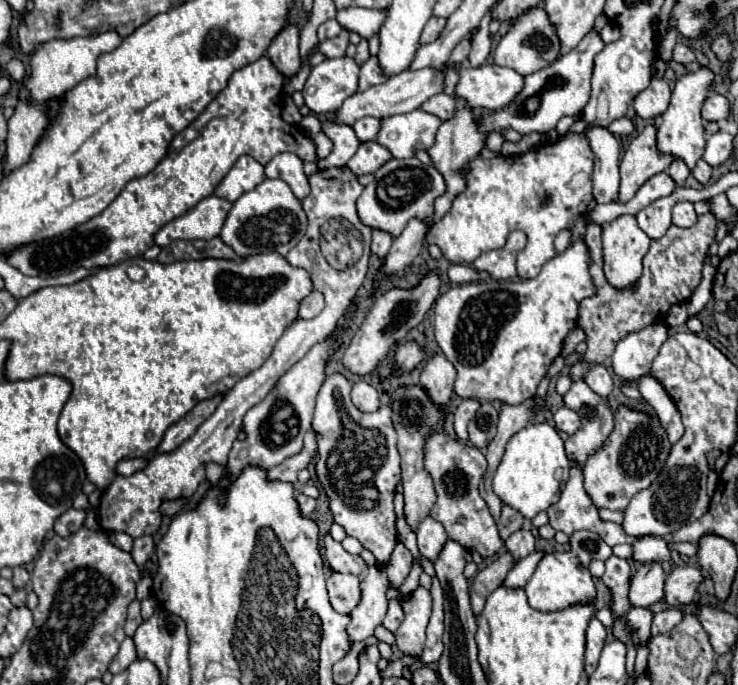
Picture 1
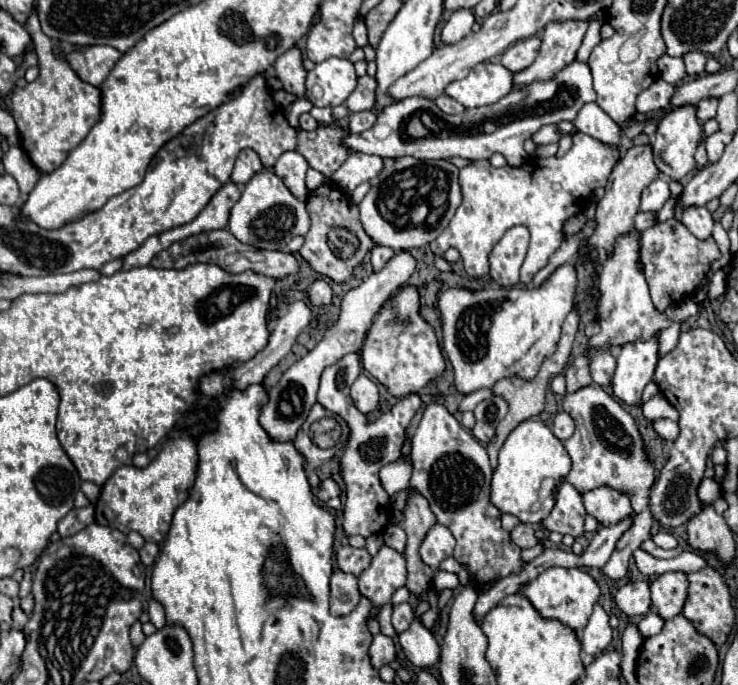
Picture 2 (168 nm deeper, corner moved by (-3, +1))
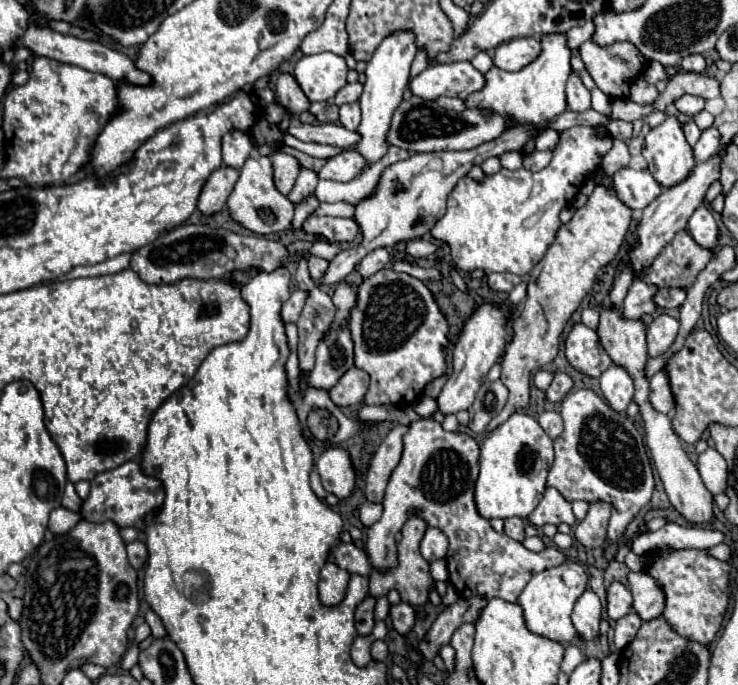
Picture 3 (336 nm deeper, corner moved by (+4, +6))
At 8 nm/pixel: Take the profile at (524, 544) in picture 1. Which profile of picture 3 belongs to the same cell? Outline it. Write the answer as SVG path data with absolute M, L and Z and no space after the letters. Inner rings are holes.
M506 518L504 520L504 534L512 540L524 540L524 520L522 518Z

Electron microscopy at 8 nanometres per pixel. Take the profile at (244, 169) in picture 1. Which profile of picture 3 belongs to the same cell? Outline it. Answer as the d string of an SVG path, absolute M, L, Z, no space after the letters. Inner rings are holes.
M230 130L222 136L222 162L226 166L240 170L246 158L252 154L252 150L254 150L252 140L242 130Z

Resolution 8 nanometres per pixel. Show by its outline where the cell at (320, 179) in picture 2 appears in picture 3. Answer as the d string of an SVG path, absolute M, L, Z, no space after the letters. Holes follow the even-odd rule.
M302 168L302 170L300 170L300 174L298 174L298 178L296 178L296 184L294 184L292 192L288 194L288 198L290 198L294 204L304 202L308 196L312 196L312 194L314 194L316 184L318 184L318 174L316 174L316 172L312 172L312 170Z

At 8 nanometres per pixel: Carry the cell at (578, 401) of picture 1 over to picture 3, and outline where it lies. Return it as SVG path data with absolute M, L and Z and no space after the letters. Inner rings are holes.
M584 388L570 392L560 402L560 414L564 420L564 432L554 440L554 464L548 474L548 486L556 488L568 502L584 500L584 502L606 502L612 508L610 524L608 524L608 542L614 544L630 524L630 520L646 506L654 492L654 476L650 468L650 460L646 456L646 448L640 432L634 422L626 414L614 412L596 392Z

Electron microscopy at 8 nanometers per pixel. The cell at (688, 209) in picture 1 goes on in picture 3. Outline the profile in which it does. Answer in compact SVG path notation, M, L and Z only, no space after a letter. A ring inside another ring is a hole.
M700 206L688 220L688 230L692 234L692 238L708 250L716 250L718 248L718 226L714 216L710 214L710 210L706 206Z

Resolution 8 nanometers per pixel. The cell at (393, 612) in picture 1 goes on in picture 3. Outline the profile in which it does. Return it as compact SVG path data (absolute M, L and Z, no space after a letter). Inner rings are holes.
M400 602L396 606L390 608L390 618L392 618L392 624L394 624L394 630L398 634L408 634L414 624L416 624L416 612L410 604L406 602Z

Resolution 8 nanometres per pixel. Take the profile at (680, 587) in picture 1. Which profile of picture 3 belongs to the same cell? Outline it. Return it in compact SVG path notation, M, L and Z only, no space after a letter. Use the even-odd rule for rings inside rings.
M628 572L628 588L632 592L632 610L642 622L658 618L664 606L664 594L658 582L644 572Z

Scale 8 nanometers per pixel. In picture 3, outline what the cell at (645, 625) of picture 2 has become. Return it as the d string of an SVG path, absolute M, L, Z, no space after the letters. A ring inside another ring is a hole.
M630 612L630 614L626 614L626 616L622 616L618 622L616 622L616 626L614 626L614 644L616 644L616 650L620 652L622 648L626 648L626 644L636 636L636 632L638 632L638 628L642 626L642 620L638 618L638 614L634 614L634 612Z

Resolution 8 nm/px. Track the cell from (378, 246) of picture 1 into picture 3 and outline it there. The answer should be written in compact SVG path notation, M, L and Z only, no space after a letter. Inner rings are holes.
M378 248L378 250L372 250L370 254L366 254L362 258L362 262L358 264L358 272L362 278L368 278L372 274L376 274L378 270L382 270L386 264L390 262L390 252L386 248Z

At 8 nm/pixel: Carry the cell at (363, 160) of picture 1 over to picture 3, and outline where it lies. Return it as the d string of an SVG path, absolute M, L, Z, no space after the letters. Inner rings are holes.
M344 150L344 152L336 154L334 158L326 160L322 170L318 172L318 178L350 182L364 170L364 166L366 166L366 160L356 150Z

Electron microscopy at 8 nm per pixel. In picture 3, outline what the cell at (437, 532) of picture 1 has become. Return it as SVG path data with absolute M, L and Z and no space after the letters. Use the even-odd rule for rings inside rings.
M428 528L422 544L420 544L420 552L428 562L434 562L438 558L444 558L448 550L448 538L442 534L442 530L438 528Z

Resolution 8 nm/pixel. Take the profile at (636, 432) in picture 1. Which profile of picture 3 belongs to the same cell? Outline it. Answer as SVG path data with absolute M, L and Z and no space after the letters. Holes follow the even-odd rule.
M594 502L590 504L590 510L586 518L576 526L574 536L576 540L586 546L588 550L600 548L606 540L606 526L610 518L610 506L604 502Z

